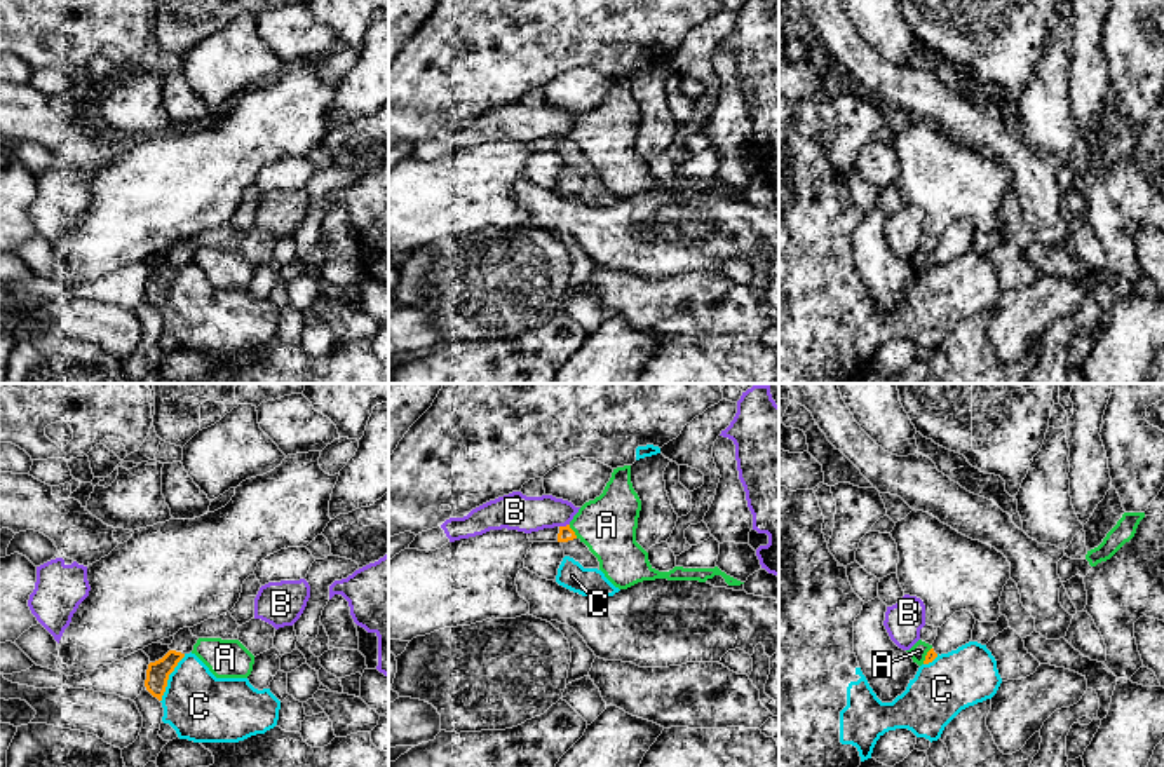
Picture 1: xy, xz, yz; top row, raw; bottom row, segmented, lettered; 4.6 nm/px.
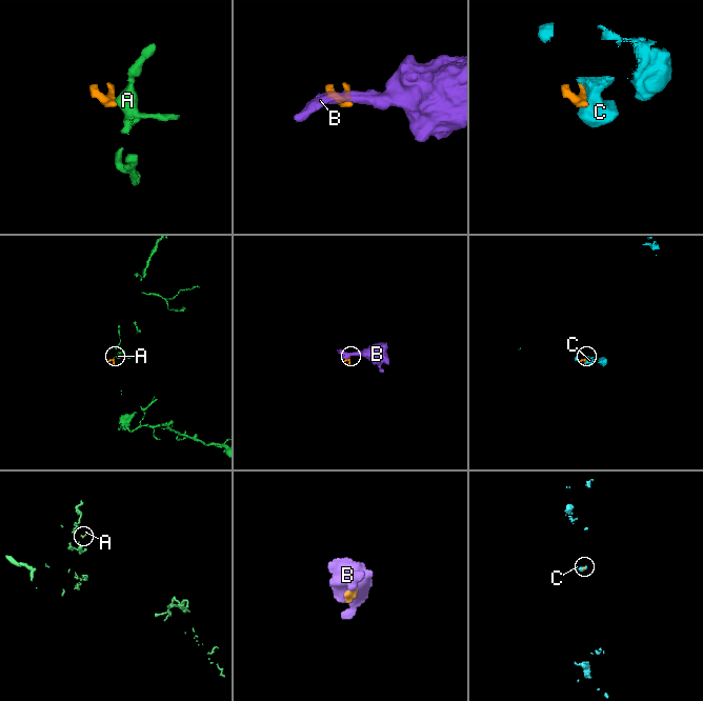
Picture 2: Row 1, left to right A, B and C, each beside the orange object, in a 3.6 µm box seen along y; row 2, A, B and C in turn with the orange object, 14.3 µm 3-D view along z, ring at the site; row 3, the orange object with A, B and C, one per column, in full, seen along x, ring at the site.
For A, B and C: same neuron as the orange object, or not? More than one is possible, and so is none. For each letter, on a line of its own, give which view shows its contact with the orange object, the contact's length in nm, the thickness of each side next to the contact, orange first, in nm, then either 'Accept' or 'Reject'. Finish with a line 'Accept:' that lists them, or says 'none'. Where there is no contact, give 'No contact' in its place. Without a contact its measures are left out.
A: Touches orange in xz. Shared border 80 nm. Thickness 70 nm (orange) against 280 nm. Reject
B: Touches orange in xz. Shared border 50 nm. Thickness 70 nm (orange) against 170 nm. Reject
C: Touches orange in xy. Shared border 260 nm. Thickness 110 nm (orange) against 320 nm. Reject
Accept: none

